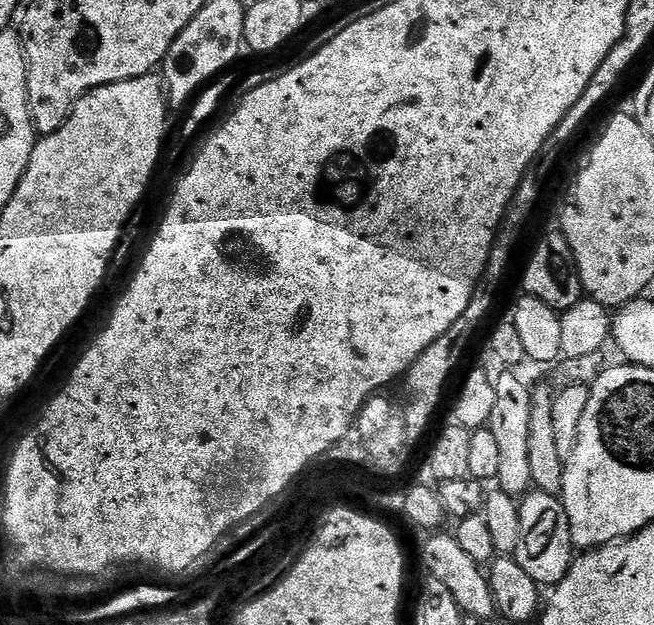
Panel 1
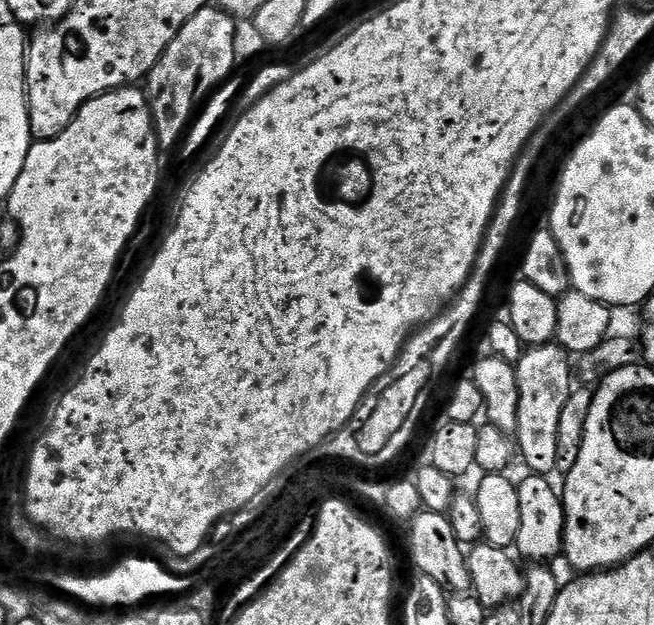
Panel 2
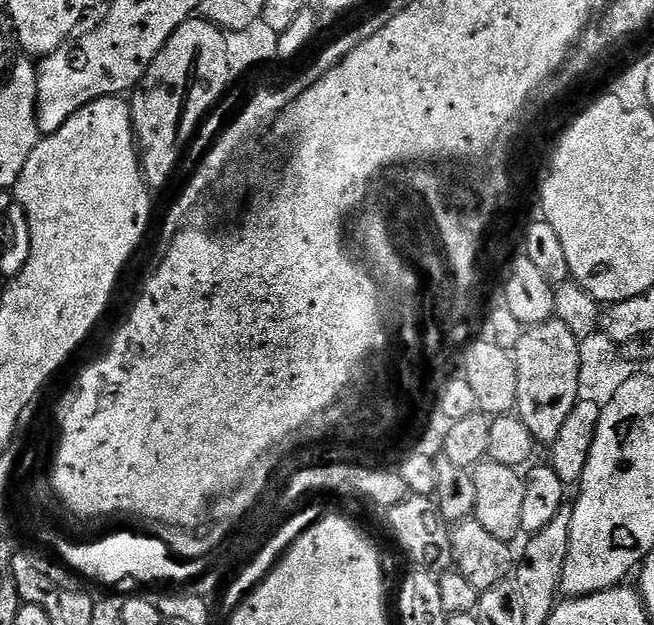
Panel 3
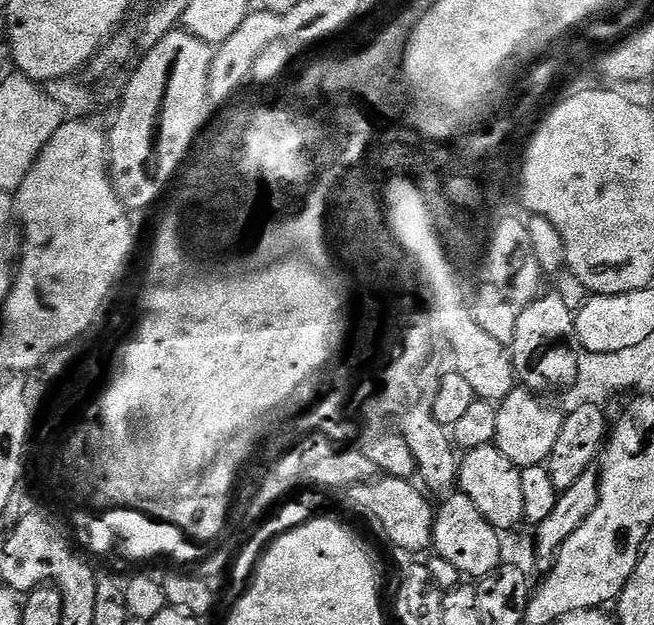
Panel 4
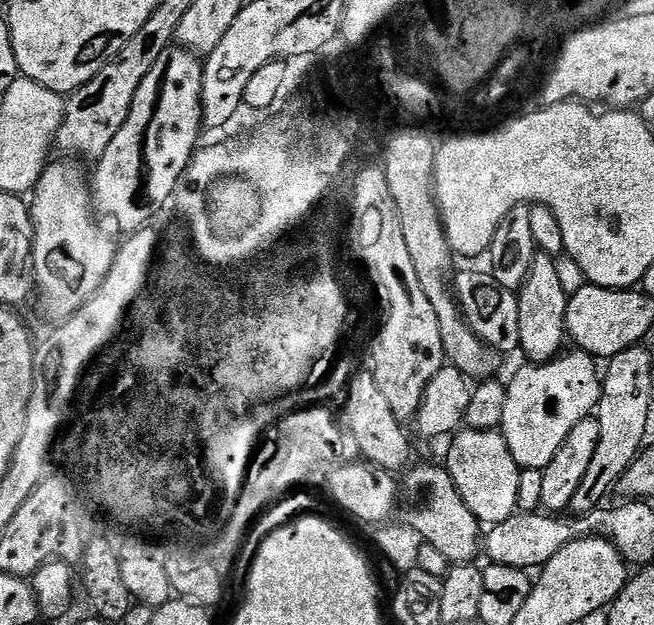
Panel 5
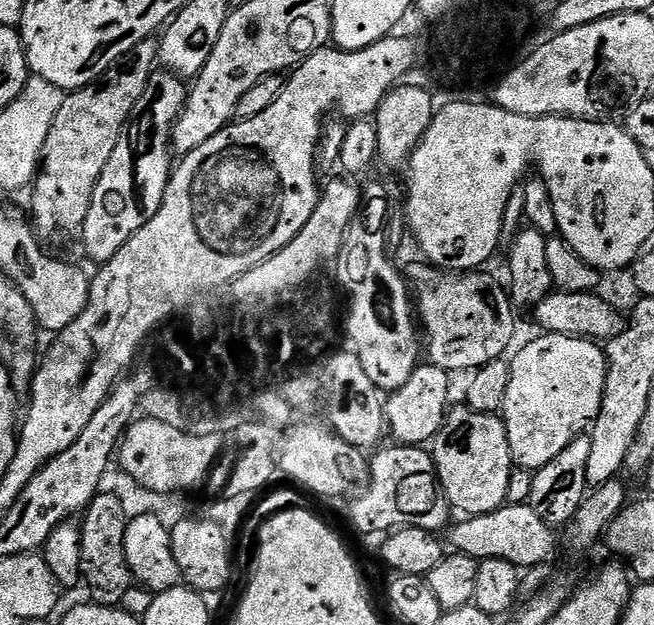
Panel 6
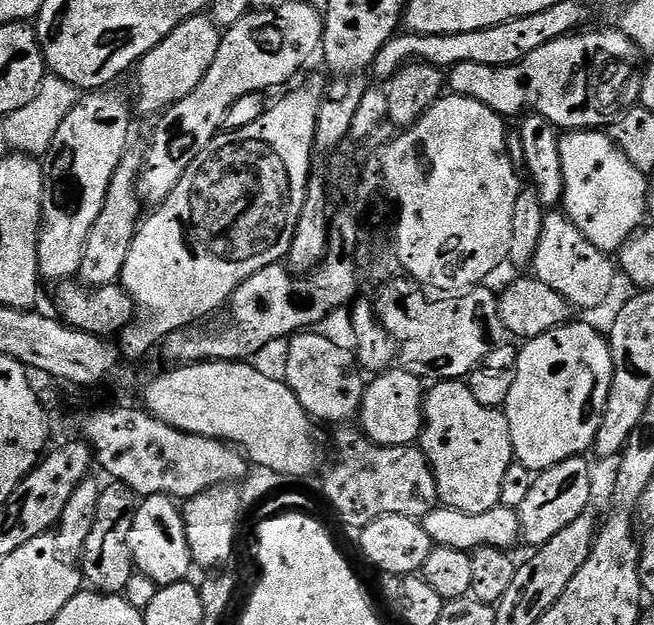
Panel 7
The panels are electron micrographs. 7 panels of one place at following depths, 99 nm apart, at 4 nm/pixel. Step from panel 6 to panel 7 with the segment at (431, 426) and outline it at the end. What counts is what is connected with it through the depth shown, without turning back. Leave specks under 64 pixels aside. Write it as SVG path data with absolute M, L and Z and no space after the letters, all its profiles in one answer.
M388 370L383 374L373 375L367 381L364 389L364 401L360 403L359 427L373 444L381 444L383 448L402 446L407 448L415 445L420 438L420 431L424 429L424 398L426 388L421 377L403 370Z

